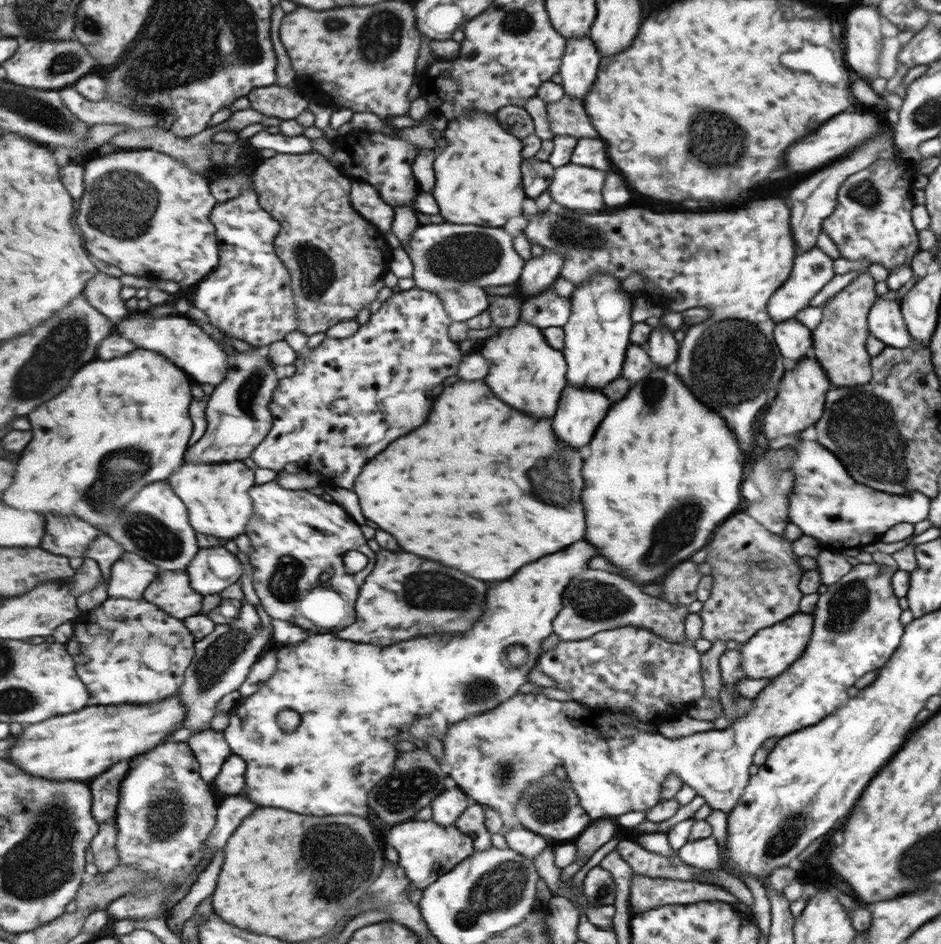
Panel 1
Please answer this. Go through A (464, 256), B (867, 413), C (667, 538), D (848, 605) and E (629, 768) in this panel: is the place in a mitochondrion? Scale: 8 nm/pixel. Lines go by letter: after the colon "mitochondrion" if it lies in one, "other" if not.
A: mitochondrion
B: mitochondrion
C: mitochondrion
D: mitochondrion
E: other

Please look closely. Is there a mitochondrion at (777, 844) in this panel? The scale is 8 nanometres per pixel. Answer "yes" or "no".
yes

